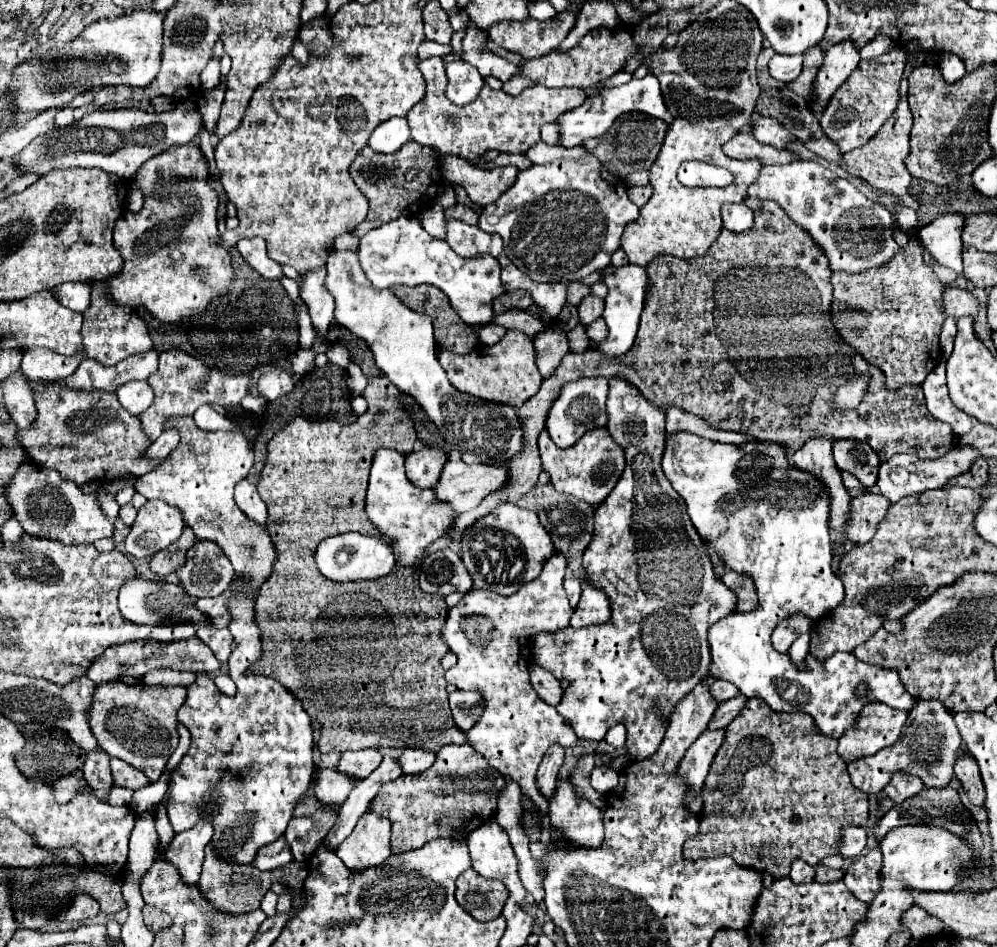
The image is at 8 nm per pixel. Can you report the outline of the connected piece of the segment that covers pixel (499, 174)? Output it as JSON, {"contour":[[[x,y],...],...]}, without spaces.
{"contour":[[[440,157],[440,173],[448,183],[462,185],[468,193],[468,197],[478,205],[494,203],[506,187],[510,187],[516,181],[518,167],[506,165],[506,167],[494,167],[494,169],[482,169],[476,165],[466,163],[460,157]]]}

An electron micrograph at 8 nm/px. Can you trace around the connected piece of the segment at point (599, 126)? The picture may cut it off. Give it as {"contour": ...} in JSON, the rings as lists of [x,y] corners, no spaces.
{"contour":[[[648,73],[644,78],[634,78],[626,85],[614,87],[614,89],[602,89],[600,93],[590,95],[574,111],[568,111],[562,117],[558,117],[558,123],[562,127],[560,145],[562,147],[574,147],[574,145],[582,145],[582,141],[586,141],[586,139],[600,137],[612,127],[616,117],[620,117],[622,113],[628,113],[628,111],[648,113],[648,115],[658,117],[658,119],[662,119],[666,123],[674,123],[674,115],[670,115],[670,111],[666,111],[666,103],[662,101],[662,89],[660,89],[660,83],[658,83],[656,75]]]}

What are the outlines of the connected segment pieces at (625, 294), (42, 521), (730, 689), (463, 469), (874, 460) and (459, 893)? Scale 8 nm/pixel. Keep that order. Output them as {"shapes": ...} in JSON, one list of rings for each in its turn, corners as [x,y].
{"shapes":[[[[624,265],[624,267],[608,267],[608,277],[606,277],[606,285],[608,285],[608,297],[606,297],[606,325],[608,325],[608,337],[600,343],[594,345],[594,349],[598,349],[600,353],[608,355],[608,357],[620,357],[626,351],[630,351],[636,331],[638,331],[638,321],[640,321],[640,313],[642,313],[642,305],[644,305],[644,297],[646,297],[646,287],[648,287],[648,277],[646,271],[638,265]]],[[[34,463],[18,469],[6,489],[6,497],[24,531],[34,537],[46,537],[62,541],[64,545],[76,545],[94,543],[102,537],[110,537],[114,531],[110,519],[100,509],[94,493],[84,495],[76,483],[62,479],[58,471],[38,469],[38,465]]],[[[716,679],[716,681],[710,685],[710,695],[712,695],[712,699],[716,699],[716,701],[732,699],[732,697],[736,697],[738,693],[740,693],[740,691],[736,691],[736,687],[734,687],[730,681]]],[[[456,457],[446,461],[434,493],[460,515],[478,507],[480,501],[488,493],[500,489],[506,479],[508,469],[502,465],[466,465]]],[[[838,439],[832,447],[834,461],[838,469],[850,471],[864,487],[874,487],[878,477],[878,455],[868,447],[868,443],[854,439]]],[[[474,869],[464,871],[456,879],[456,901],[478,921],[490,921],[502,915],[502,907],[508,899],[504,883],[486,879]]]]}

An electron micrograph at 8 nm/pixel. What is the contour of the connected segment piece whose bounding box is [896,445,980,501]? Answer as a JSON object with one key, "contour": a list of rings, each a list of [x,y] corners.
{"contour":[[[970,445],[954,447],[938,459],[918,459],[914,453],[896,455],[896,501],[946,485],[954,475],[966,473],[978,457],[978,449]]]}

